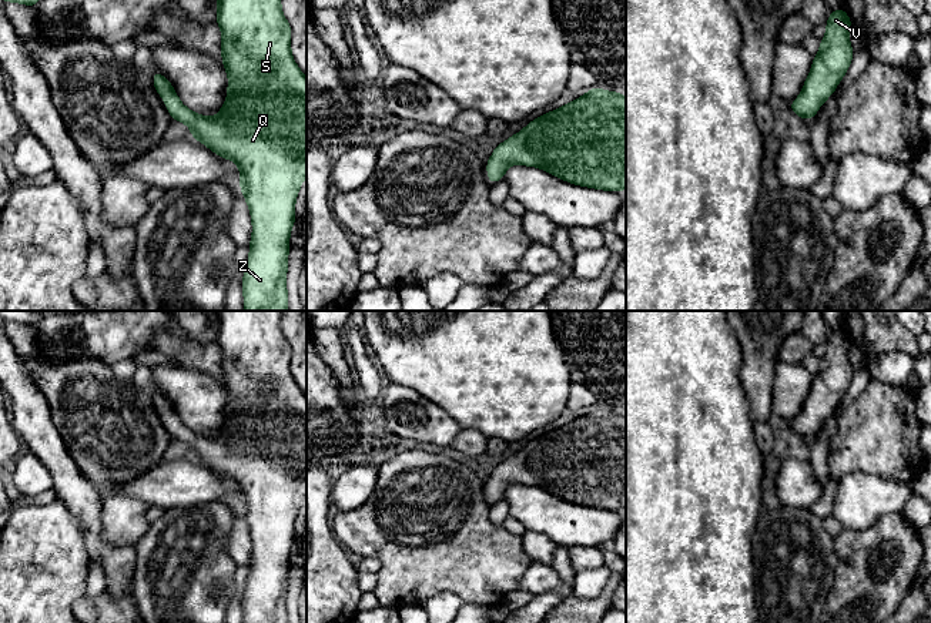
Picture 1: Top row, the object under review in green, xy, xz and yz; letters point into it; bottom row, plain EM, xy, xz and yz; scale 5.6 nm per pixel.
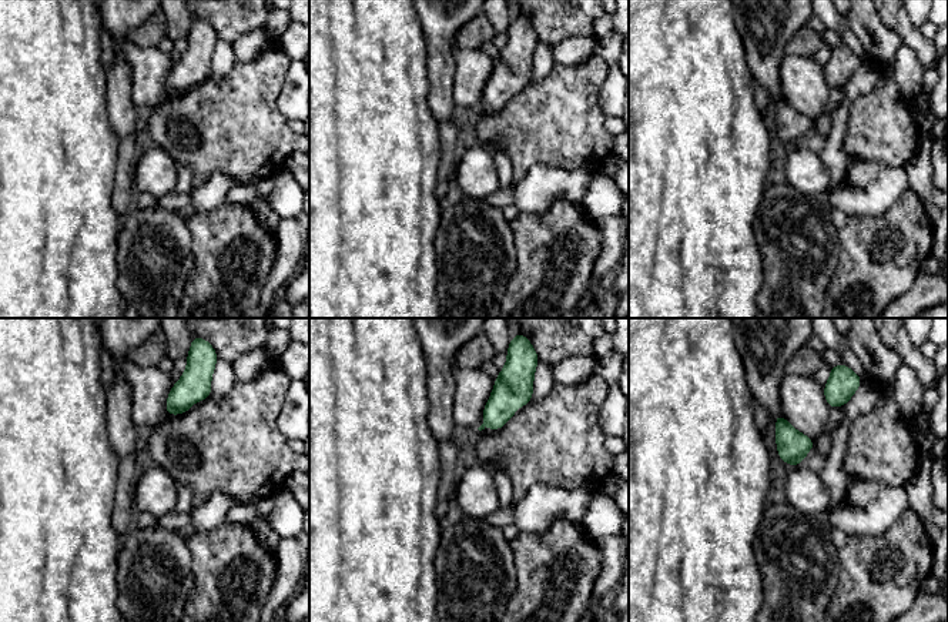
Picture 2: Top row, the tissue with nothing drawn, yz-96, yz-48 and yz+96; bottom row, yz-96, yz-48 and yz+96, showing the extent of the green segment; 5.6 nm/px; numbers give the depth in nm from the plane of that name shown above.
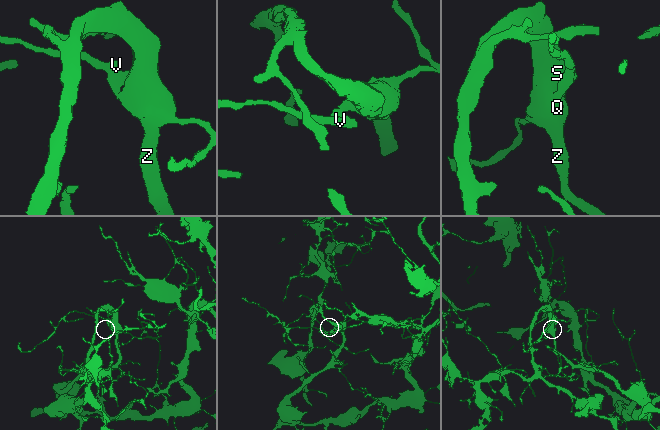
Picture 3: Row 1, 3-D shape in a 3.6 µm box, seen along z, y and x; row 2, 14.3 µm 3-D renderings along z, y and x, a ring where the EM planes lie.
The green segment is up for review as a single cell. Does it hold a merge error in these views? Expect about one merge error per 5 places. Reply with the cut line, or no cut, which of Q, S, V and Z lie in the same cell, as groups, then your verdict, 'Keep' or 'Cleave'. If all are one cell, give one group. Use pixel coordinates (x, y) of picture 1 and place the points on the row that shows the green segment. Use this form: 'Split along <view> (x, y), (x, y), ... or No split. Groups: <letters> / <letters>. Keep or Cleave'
No split. Groups: Q S V Z. Keep

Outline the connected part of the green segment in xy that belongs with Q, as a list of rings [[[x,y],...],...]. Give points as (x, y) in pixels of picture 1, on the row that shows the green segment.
[[[218,0],[217,20],[222,33],[221,61],[228,73],[227,100],[215,117],[200,115],[180,103],[170,80],[153,71],[157,93],[173,120],[191,128],[191,137],[221,158],[232,160],[241,171],[240,188],[250,207],[252,237],[242,278],[244,311],[288,311],[287,269],[289,234],[295,222],[295,200],[307,177],[307,77],[291,54],[291,26],[282,14],[281,0]]]

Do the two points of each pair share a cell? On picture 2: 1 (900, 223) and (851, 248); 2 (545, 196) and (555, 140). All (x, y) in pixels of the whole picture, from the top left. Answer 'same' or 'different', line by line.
1: same
2: different

